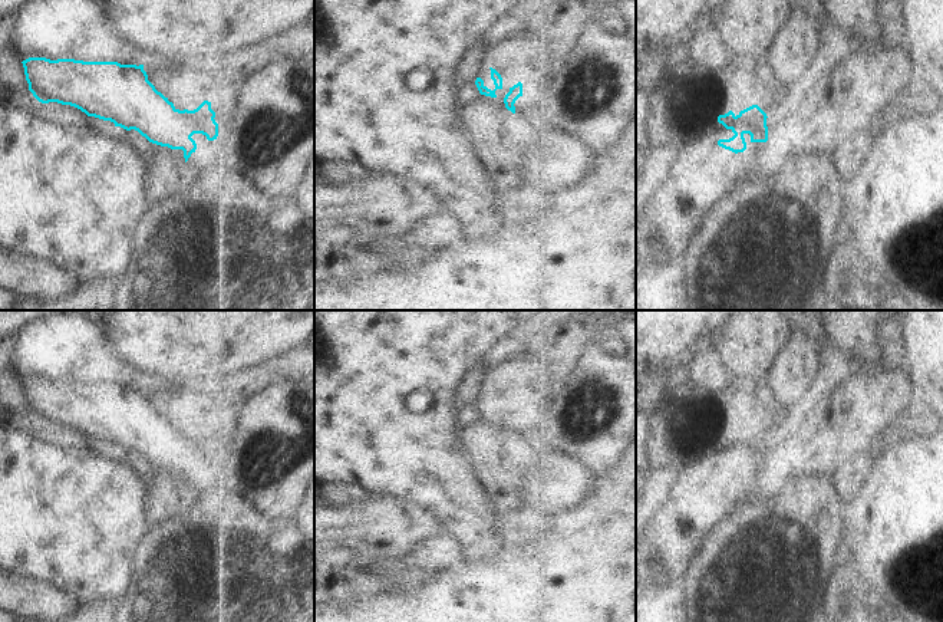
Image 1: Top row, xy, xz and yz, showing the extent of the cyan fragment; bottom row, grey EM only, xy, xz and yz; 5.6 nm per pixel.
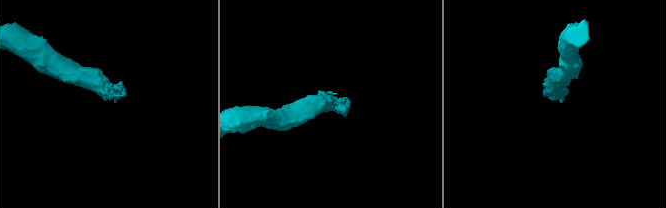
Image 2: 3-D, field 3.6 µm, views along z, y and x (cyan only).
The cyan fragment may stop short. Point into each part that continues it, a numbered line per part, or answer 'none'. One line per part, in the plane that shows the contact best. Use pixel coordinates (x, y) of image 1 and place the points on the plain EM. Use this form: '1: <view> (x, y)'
1: xz (528, 375)

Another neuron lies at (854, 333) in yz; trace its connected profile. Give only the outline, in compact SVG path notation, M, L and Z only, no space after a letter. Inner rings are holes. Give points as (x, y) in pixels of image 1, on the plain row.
M798 310L810 319L811 336L822 338L845 358L847 369L863 366L880 353L878 332L890 325L891 310Z

